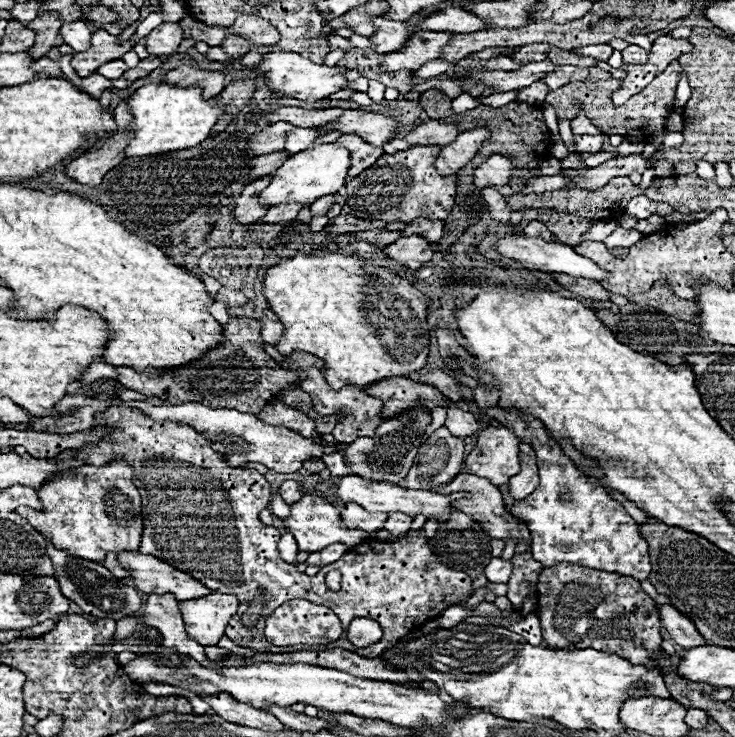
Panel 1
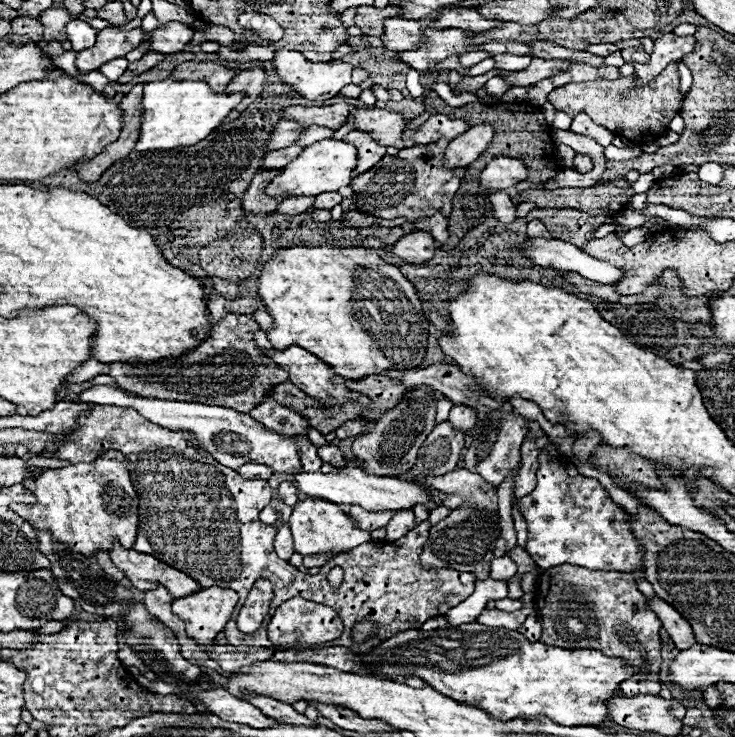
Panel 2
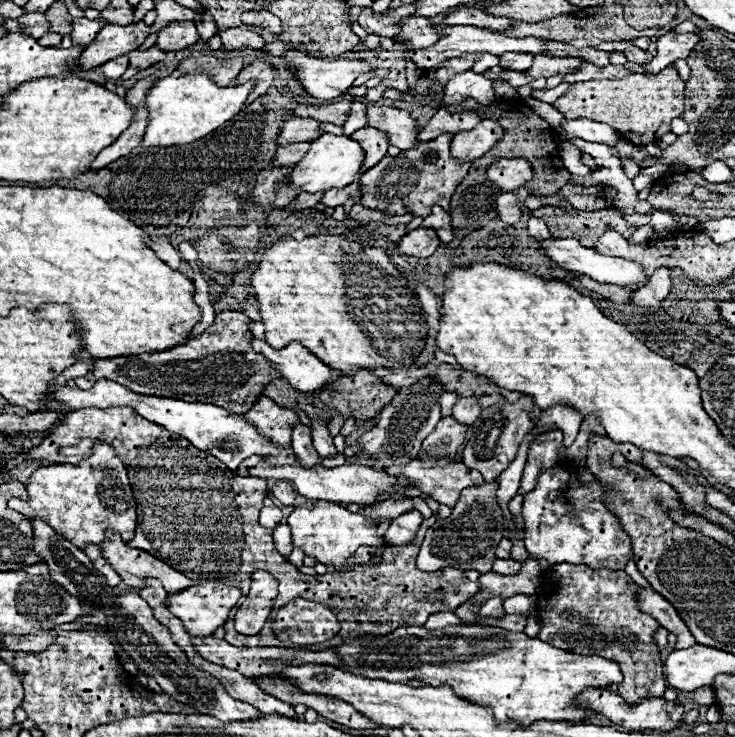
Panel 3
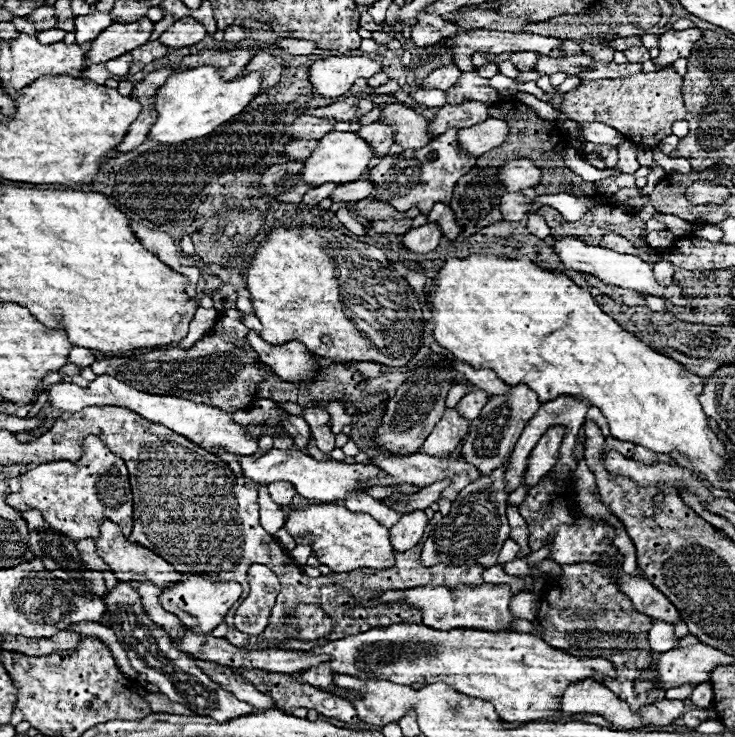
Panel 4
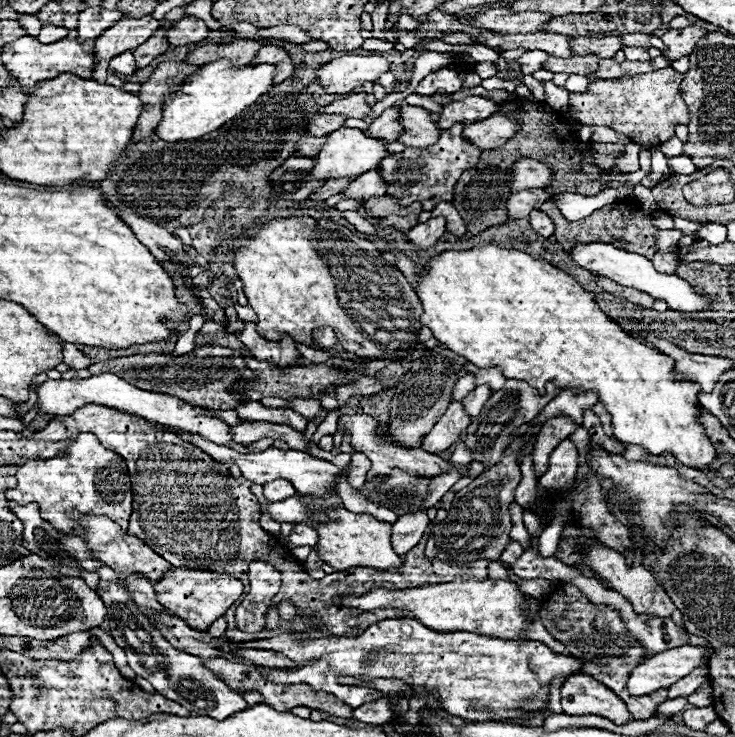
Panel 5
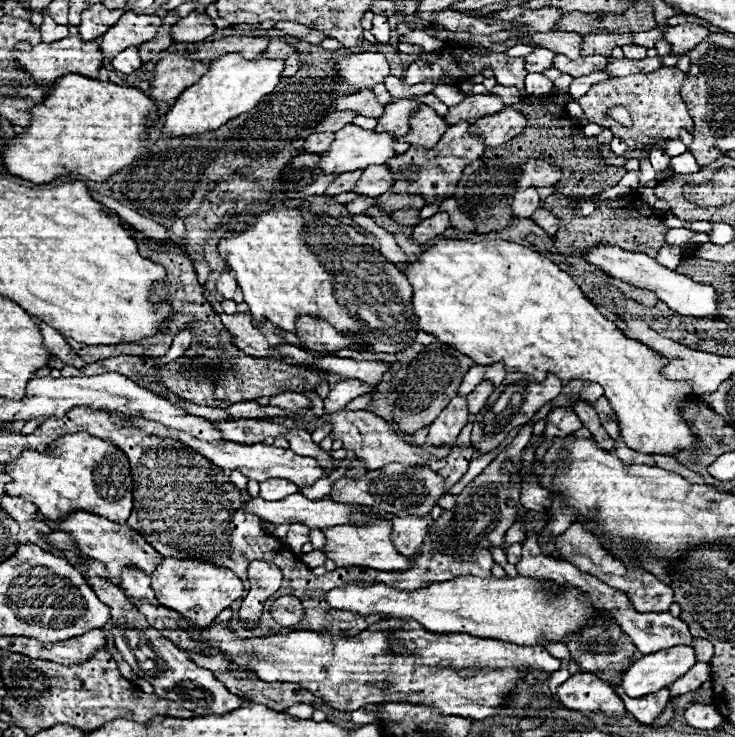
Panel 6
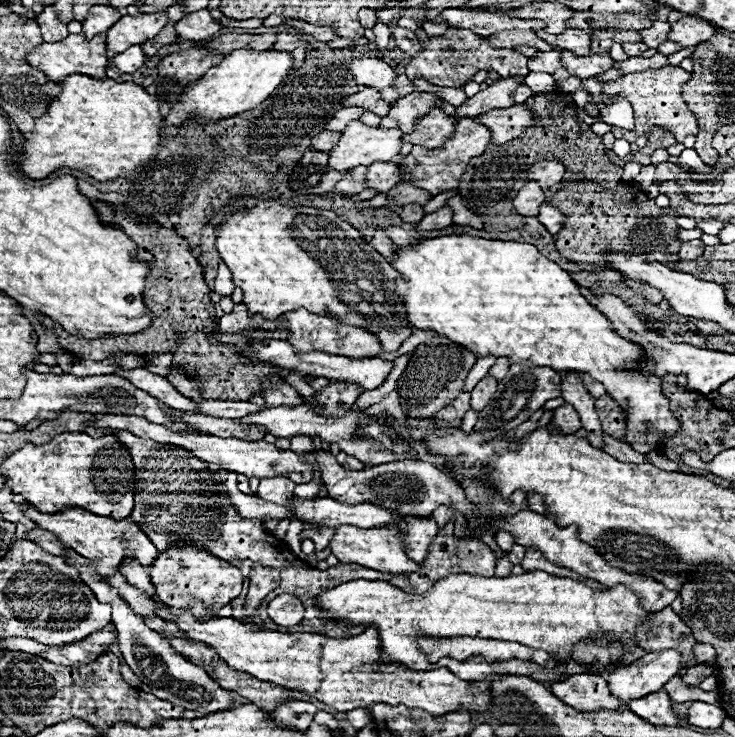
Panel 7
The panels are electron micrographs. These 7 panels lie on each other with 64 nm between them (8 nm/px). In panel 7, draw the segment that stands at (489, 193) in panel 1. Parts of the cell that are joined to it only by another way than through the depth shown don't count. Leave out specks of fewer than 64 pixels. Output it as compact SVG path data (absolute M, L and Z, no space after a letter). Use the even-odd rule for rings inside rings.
M528 182L514 198L514 208L520 212L520 216L536 216L540 204L544 204L546 194L538 186L538 182Z

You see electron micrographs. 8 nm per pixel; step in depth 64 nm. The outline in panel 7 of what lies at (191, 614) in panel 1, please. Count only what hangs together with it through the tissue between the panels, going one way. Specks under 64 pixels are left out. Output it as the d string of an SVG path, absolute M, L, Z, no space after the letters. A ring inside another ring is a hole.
M186 544L160 552L156 562L148 568L148 574L162 604L168 604L170 608L192 608L200 620L204 620L204 616L216 616L220 608L230 604L242 592L244 582L236 566Z

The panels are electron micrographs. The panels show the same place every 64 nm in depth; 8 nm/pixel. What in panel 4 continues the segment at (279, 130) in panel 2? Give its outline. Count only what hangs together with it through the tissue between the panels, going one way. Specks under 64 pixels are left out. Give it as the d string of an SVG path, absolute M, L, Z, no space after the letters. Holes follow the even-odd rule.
M300 116L296 122L292 122L292 126L288 128L286 136L290 140L298 140L298 138L308 138L308 140L320 140L324 134L332 132L332 126L336 122L332 120L324 120L324 118L312 118L312 116Z

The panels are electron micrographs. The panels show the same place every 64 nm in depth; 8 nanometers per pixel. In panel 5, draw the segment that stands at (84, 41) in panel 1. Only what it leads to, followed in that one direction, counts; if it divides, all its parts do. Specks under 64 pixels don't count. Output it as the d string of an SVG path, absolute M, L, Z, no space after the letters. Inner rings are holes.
M90 6L88 10L78 14L78 38L76 40L94 40L104 32L104 28L110 28L120 20L122 14L118 10L104 10L100 6Z

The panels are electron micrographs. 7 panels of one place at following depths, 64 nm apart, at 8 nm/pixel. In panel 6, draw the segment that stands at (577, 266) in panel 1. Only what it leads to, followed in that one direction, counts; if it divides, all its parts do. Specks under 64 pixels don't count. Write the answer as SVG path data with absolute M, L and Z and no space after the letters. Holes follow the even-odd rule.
M598 244L590 250L584 252L584 262L600 268L602 272L606 272L612 278L618 278L622 282L628 282L636 288L644 288L650 290L658 296L658 300L666 302L670 310L682 314L682 316L694 316L694 318L708 318L708 316L716 316L716 290L712 286L706 284L696 284L692 282L688 276L676 274L668 268L662 268L656 264L656 260L648 258L642 252L626 252L618 246L610 246L610 244Z

